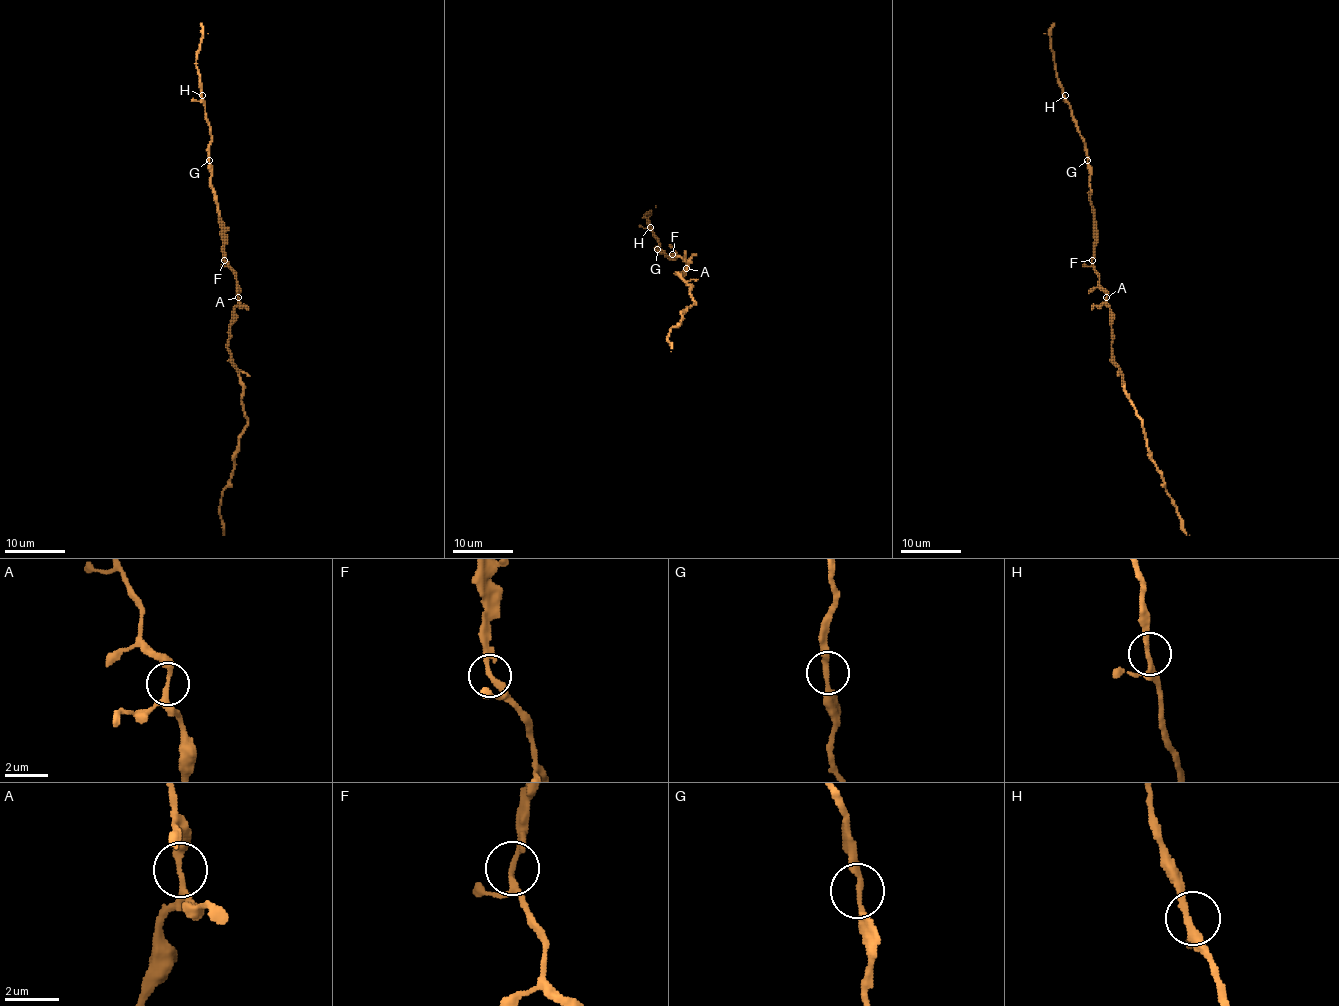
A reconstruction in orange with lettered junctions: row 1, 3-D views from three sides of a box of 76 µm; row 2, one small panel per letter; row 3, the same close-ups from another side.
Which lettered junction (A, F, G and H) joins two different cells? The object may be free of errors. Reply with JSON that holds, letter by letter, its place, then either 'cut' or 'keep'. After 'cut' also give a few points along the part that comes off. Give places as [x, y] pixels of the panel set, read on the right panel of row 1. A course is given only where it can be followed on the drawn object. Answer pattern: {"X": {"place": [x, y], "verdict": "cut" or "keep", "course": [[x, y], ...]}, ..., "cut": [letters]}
{"A": {"place": [1106, 297], "verdict": "keep"}, "F": {"place": [1092, 260], "verdict": "keep"}, "G": {"place": [1087, 160], "verdict": "keep"}, "H": {"place": [1065, 95], "verdict": "keep"}, "cut": []}

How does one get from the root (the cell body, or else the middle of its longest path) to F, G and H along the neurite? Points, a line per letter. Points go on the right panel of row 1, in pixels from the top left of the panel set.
F: (1102, 287), (1092, 260)
G: (1102, 287), (1092, 262), (1095, 218), (1087, 160)
H: (1102, 287), (1092, 262), (1095, 218), (1090, 202), (1087, 149), (1065, 95)

